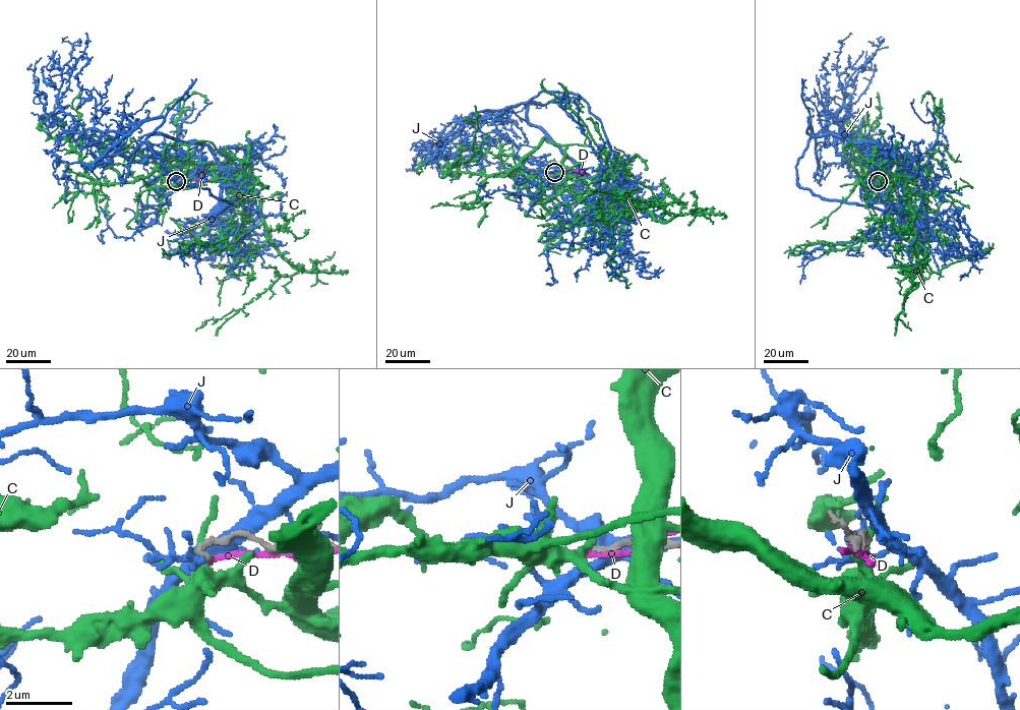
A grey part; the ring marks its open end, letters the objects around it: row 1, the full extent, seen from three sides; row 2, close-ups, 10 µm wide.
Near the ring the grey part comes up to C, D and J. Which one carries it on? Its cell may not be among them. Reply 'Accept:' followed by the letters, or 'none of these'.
Accept: none of these

